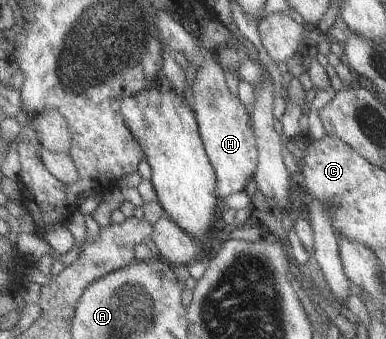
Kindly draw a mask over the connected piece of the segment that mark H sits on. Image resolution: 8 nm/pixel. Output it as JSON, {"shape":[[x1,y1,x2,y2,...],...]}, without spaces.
{"shape":[[209,51,193,78,193,110,205,152,215,172,215,194,220,199,245,188,257,166,257,147,251,117,245,104,226,87,225,71]]}

